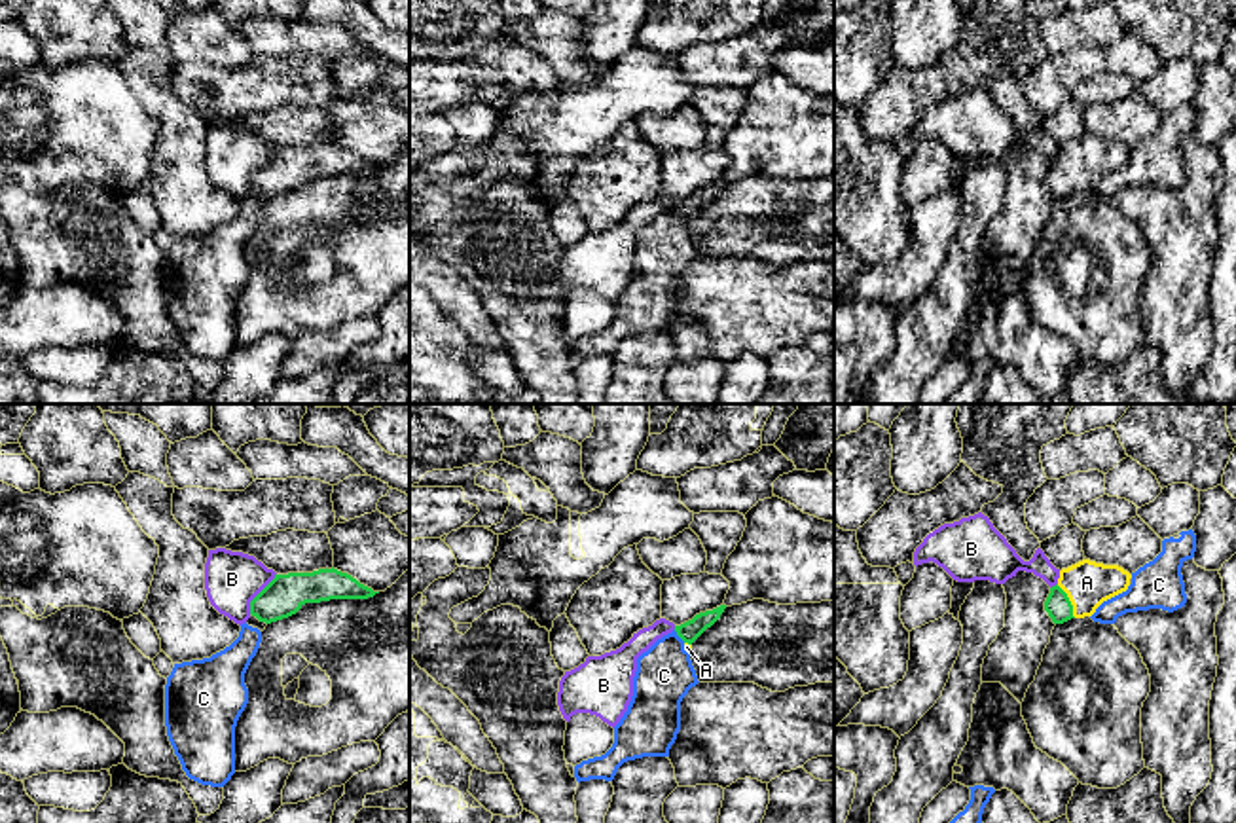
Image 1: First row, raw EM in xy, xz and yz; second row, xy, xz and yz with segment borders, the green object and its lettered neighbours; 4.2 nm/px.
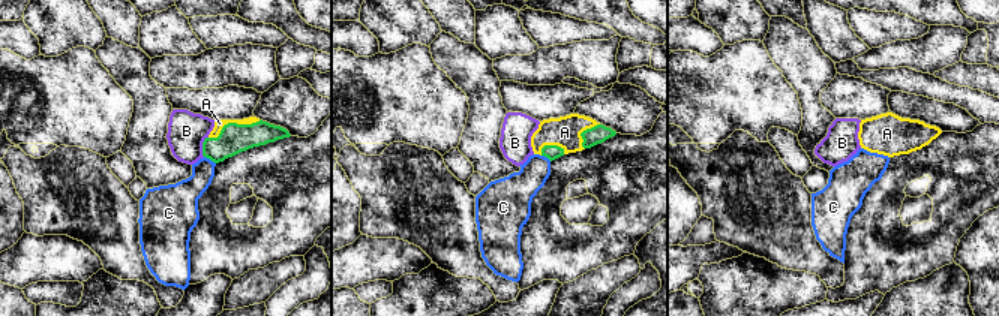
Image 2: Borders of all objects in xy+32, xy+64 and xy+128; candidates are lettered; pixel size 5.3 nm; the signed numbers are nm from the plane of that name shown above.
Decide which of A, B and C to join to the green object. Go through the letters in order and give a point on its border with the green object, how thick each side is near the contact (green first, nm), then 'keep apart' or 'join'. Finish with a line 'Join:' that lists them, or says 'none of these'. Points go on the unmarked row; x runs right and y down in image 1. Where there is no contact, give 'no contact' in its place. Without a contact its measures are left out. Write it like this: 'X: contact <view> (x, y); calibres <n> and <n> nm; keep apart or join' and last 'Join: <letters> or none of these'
A: contact yz (1070, 177); calibres 110 and 190 nm; join
B: contact xy (258, 169); calibres 170 and 240 nm; keep apart
C: contact xz (679, 211); calibres 90 and 240 nm; keep apart
Join: A

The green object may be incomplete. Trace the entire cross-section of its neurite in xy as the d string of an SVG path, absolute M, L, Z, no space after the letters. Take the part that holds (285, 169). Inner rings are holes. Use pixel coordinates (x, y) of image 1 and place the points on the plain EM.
M337 144L313 148L275 150L275 154L250 176L250 190L271 199L296 190L305 178L330 174L368 174L379 167L360 159Z

